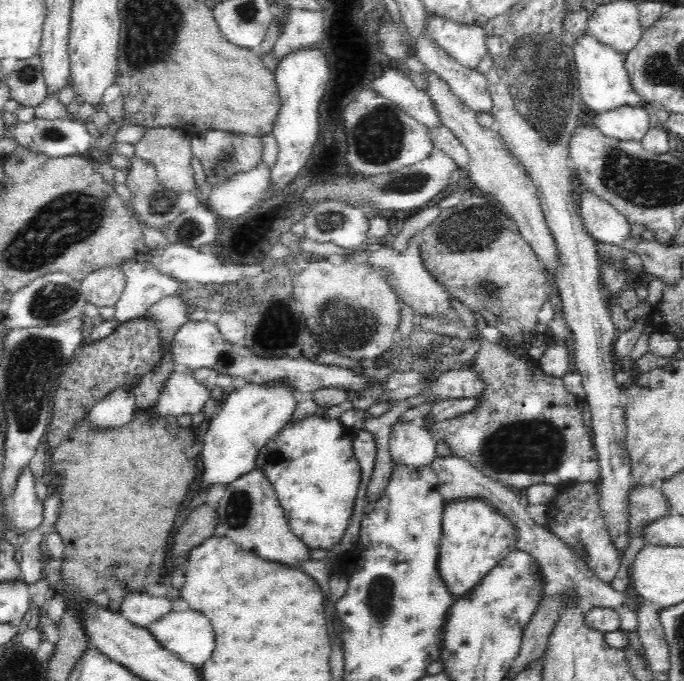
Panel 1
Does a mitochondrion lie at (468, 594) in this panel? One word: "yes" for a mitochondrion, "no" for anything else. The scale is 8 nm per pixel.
no

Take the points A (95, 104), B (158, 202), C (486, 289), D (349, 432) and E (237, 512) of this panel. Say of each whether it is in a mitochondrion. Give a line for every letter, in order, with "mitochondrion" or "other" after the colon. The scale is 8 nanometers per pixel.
A: other
B: mitochondrion
C: mitochondrion
D: other
E: mitochondrion

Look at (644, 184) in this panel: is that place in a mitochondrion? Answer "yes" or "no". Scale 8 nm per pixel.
yes

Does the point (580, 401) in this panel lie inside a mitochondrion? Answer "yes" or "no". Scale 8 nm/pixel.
no

